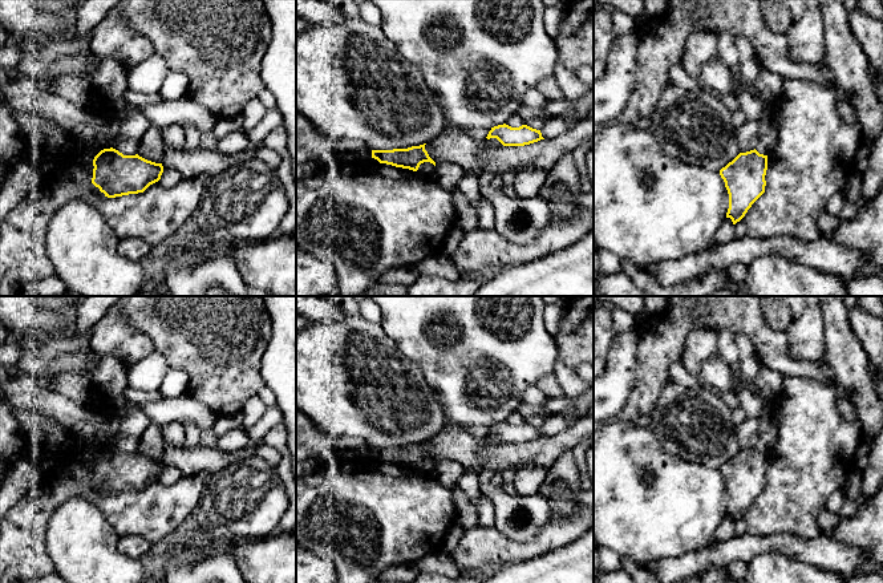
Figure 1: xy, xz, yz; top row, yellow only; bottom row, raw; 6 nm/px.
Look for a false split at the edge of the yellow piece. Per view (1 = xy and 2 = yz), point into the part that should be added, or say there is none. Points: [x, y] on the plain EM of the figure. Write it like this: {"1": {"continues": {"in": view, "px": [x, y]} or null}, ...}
{"1": {"continues": null}, "2": {"continues": null}}

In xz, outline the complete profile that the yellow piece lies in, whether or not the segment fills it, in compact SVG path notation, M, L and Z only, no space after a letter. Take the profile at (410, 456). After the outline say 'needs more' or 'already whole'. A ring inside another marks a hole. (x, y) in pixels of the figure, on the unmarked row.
M426 441L408 446L372 448L372 456L377 457L380 461L417 469L424 459L430 459L436 463L436 459L425 448L425 442Z | already whole

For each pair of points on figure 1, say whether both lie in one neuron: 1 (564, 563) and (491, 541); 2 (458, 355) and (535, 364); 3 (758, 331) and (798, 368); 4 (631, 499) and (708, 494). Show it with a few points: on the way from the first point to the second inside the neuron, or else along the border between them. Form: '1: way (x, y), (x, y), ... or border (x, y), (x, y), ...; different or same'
1: border (568, 543), (531, 558), (509, 563); different
2: way (477, 353), (517, 353); same
3: way (766, 341), (788, 363); same
4: way (649, 503), (681, 503), (689, 501); same

